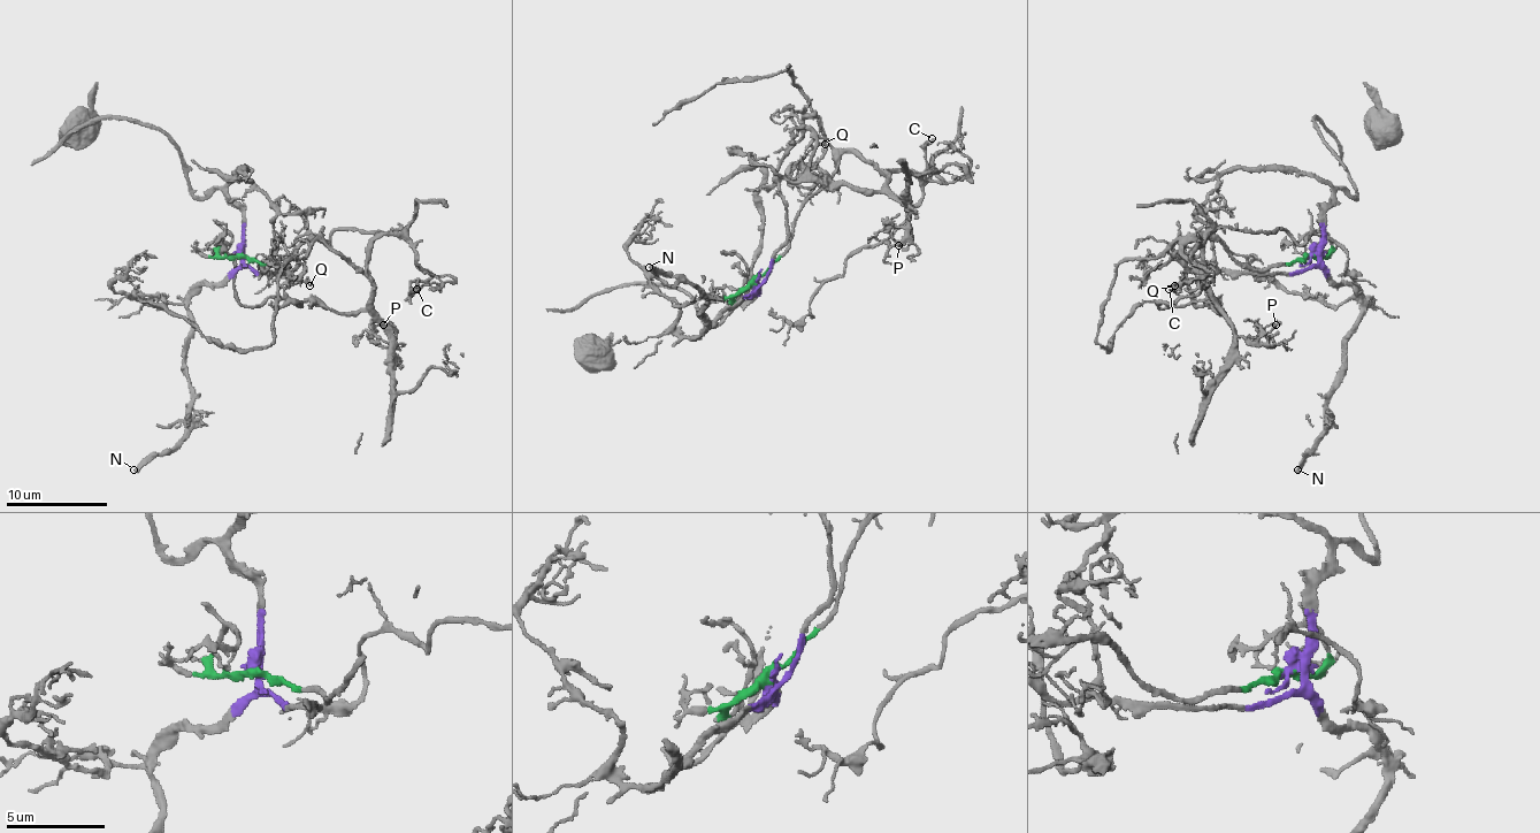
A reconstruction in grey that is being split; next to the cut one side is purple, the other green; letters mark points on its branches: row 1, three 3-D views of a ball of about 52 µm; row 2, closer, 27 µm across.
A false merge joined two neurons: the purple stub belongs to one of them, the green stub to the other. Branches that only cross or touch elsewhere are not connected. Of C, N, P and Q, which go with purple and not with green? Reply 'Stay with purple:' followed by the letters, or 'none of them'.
Stay with purple: N

